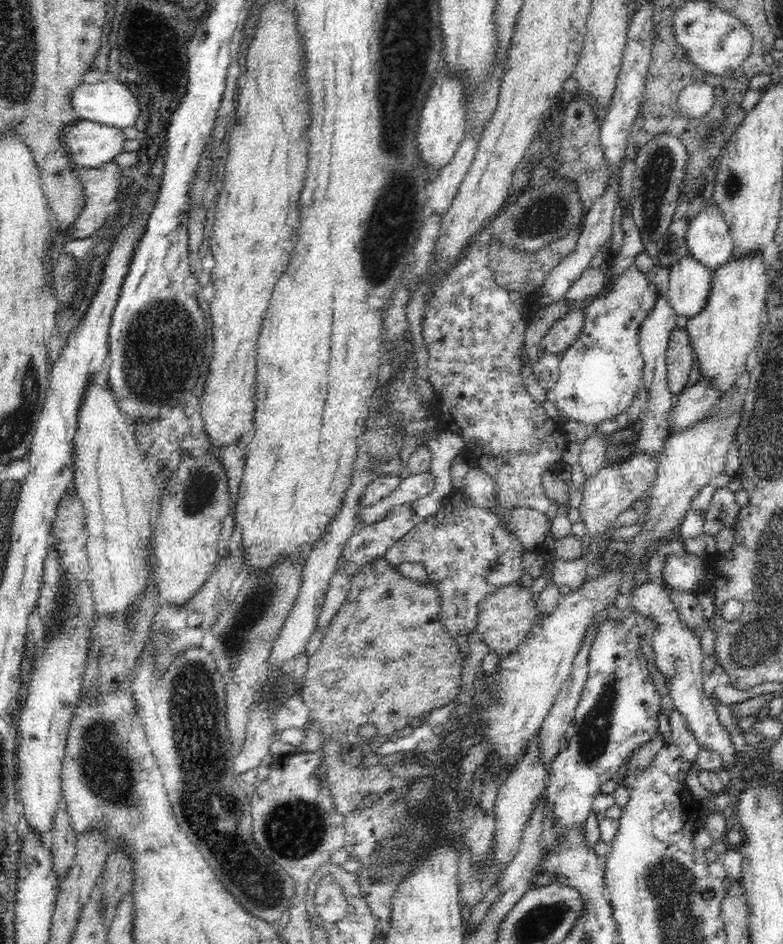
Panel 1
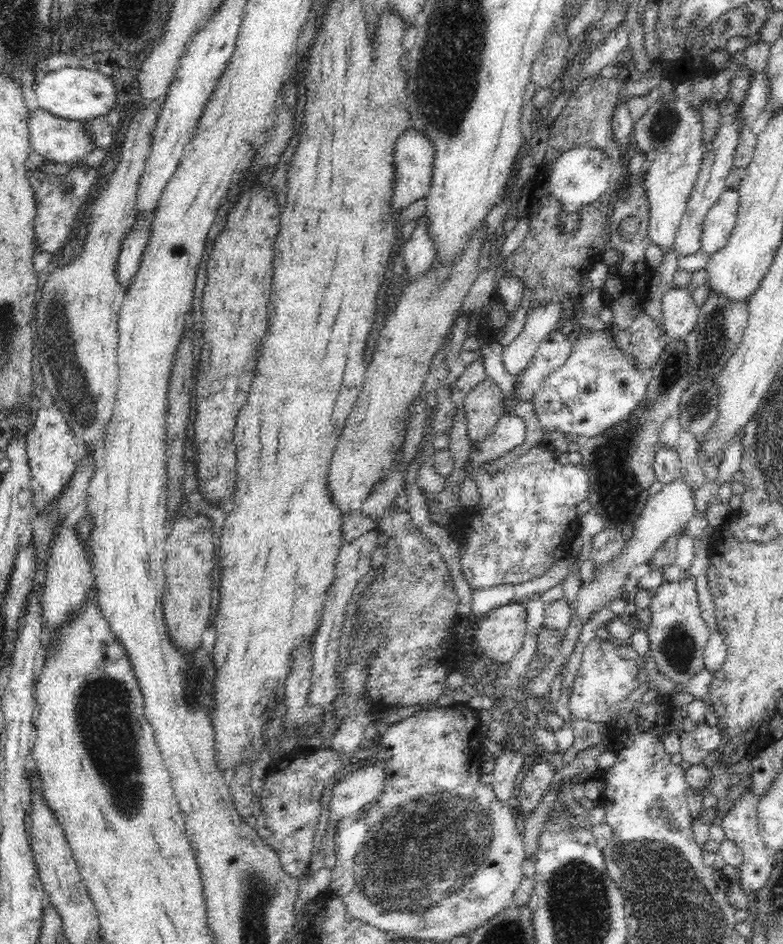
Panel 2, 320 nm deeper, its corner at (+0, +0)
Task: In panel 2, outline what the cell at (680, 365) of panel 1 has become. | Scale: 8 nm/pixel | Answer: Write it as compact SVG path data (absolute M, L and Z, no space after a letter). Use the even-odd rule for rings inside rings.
M673 287L662 298L664 328L672 339L684 341L698 324L700 312L691 293L689 287Z

